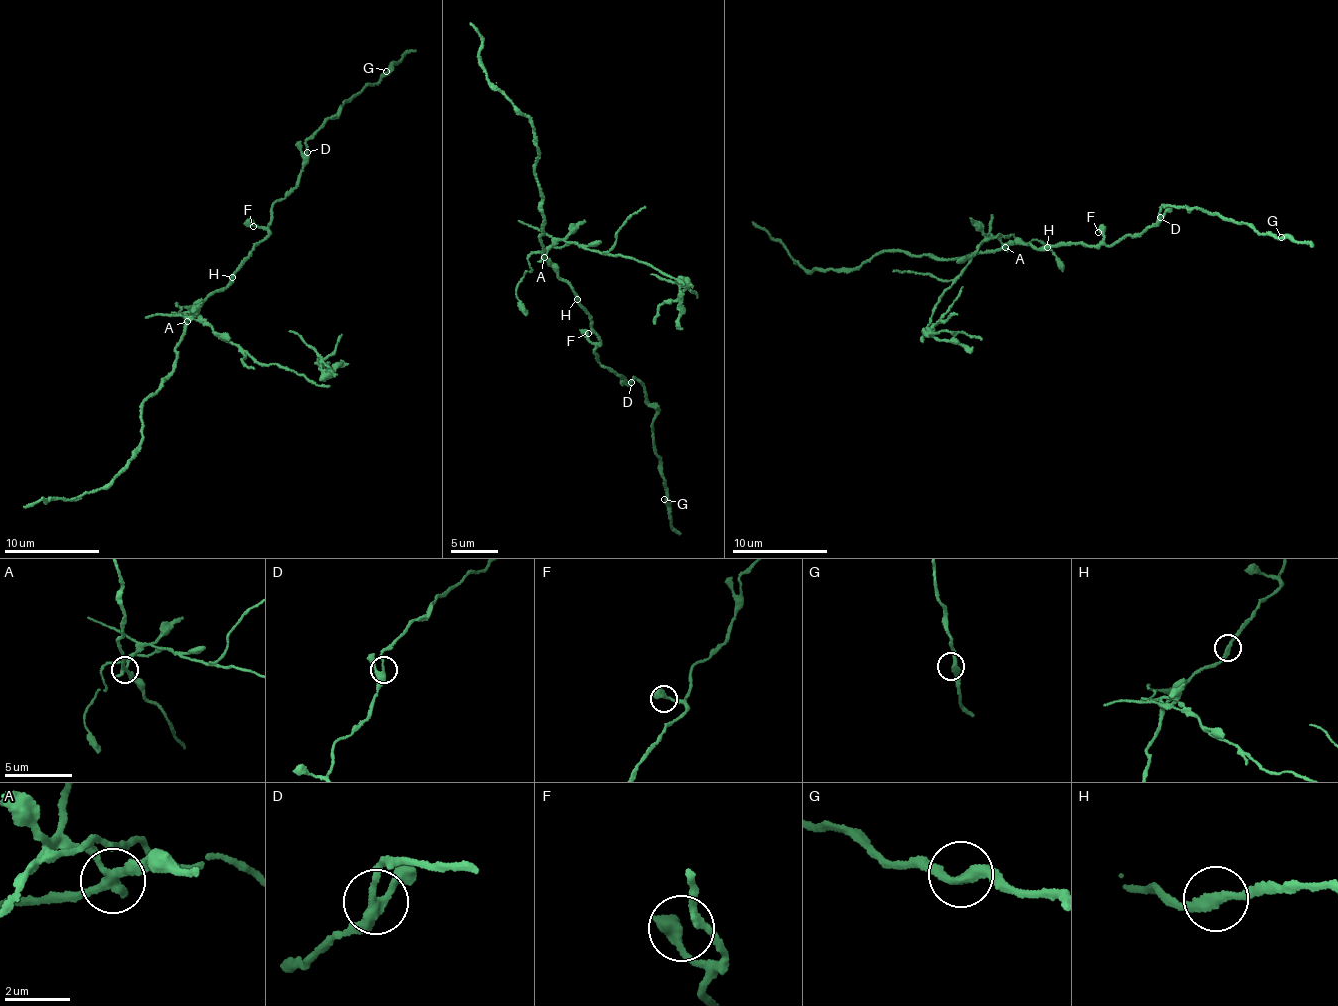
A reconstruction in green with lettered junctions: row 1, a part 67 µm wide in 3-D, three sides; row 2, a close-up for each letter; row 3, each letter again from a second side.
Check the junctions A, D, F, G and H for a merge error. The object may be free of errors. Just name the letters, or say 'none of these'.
A

